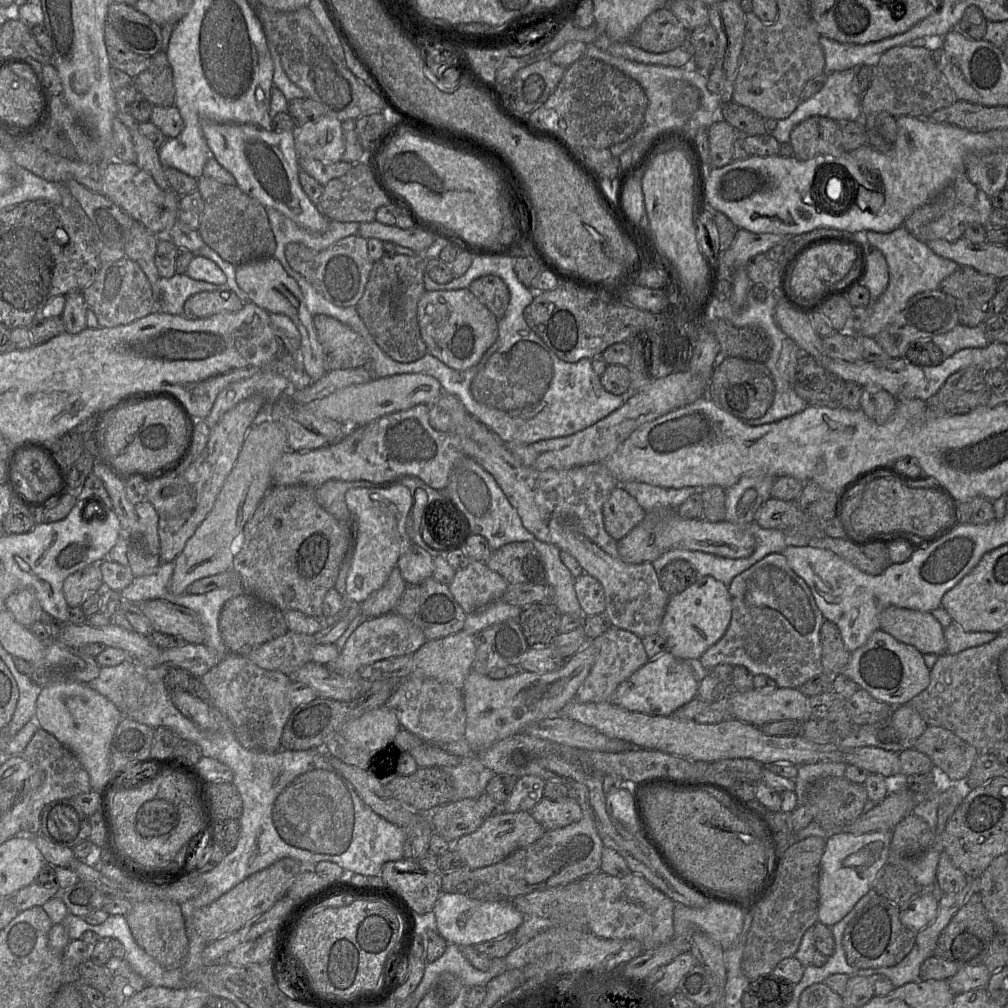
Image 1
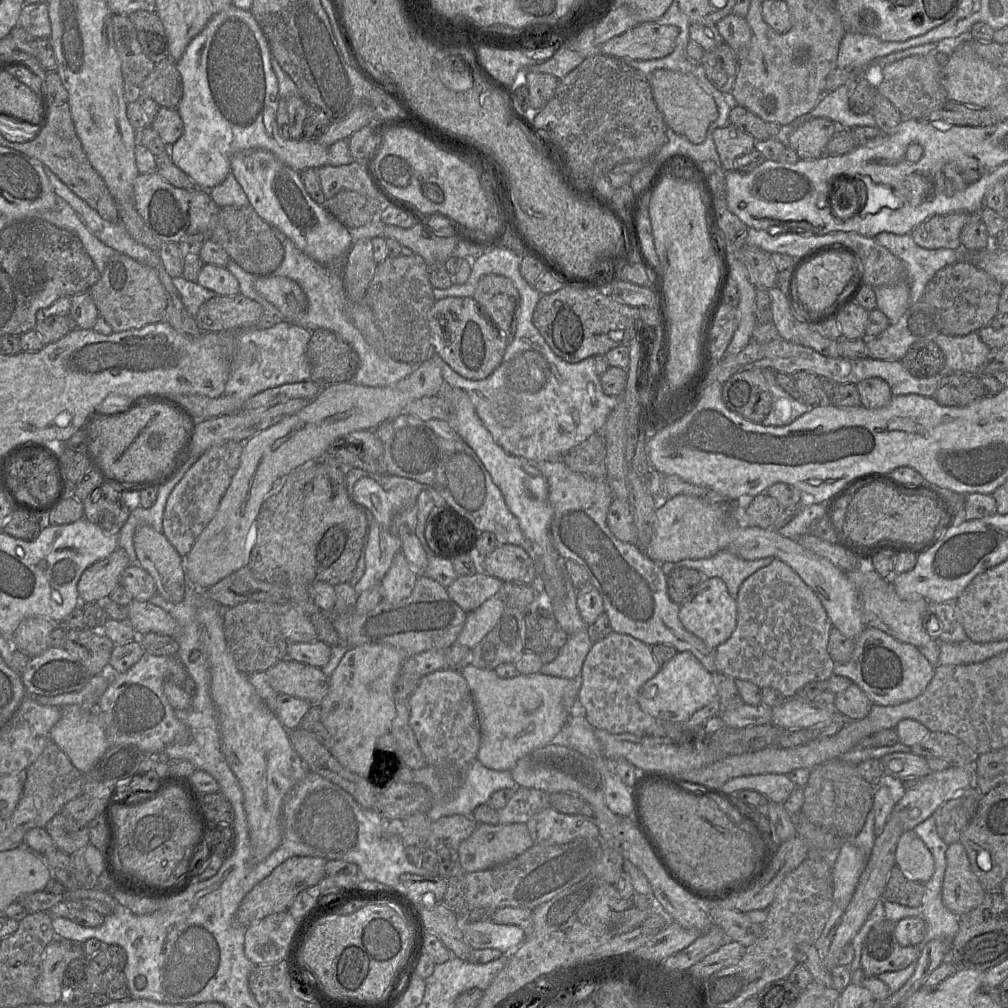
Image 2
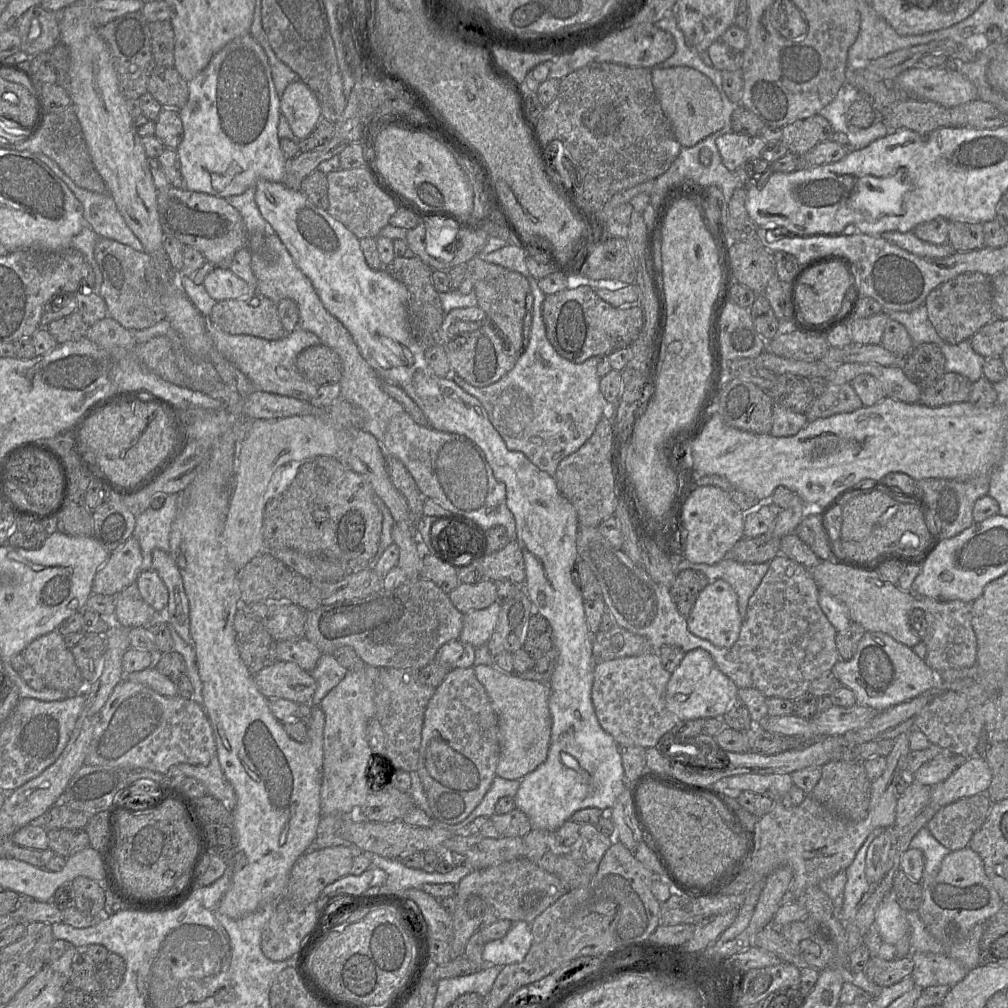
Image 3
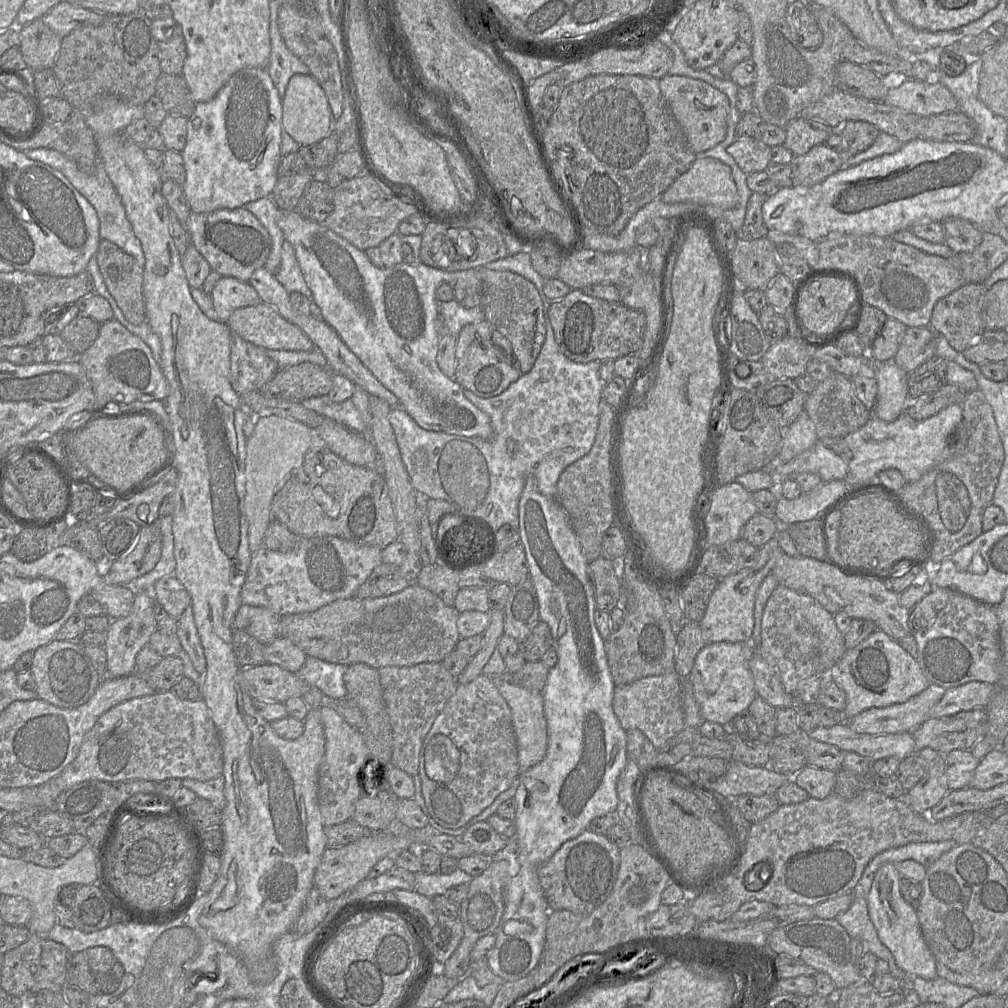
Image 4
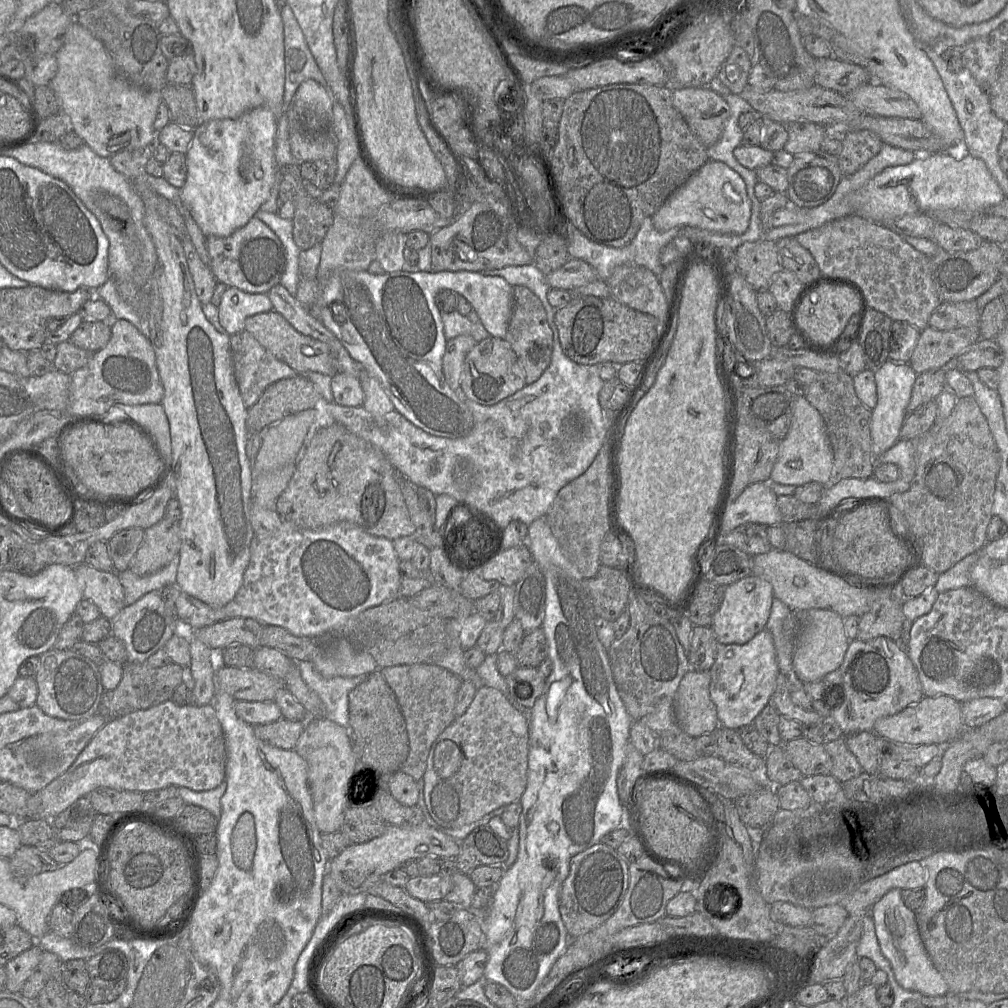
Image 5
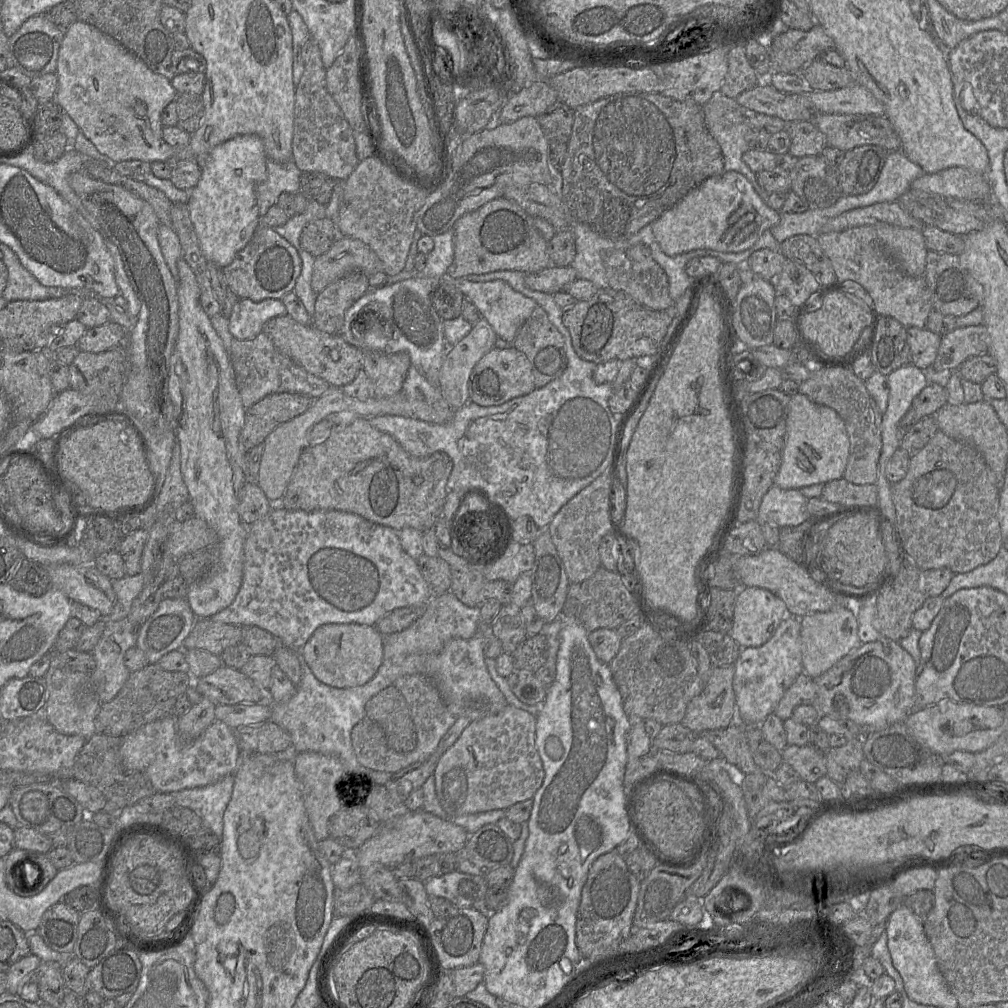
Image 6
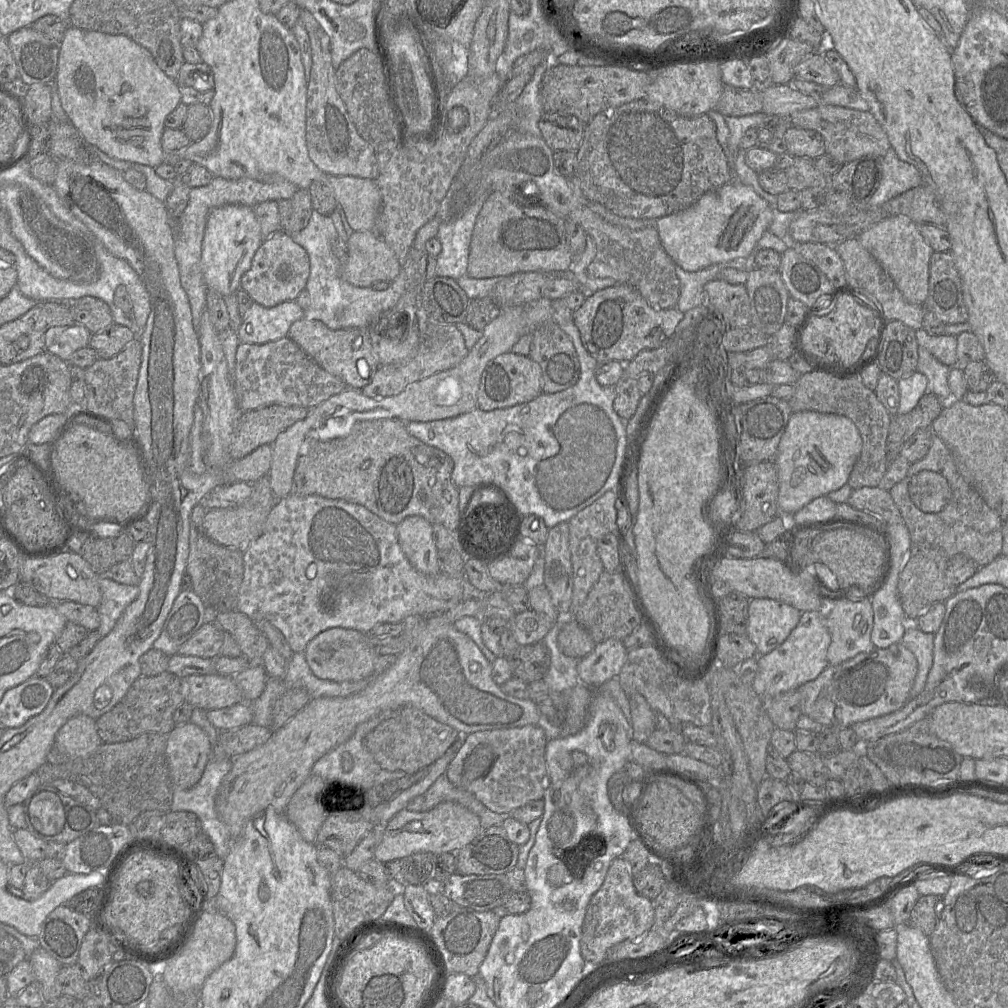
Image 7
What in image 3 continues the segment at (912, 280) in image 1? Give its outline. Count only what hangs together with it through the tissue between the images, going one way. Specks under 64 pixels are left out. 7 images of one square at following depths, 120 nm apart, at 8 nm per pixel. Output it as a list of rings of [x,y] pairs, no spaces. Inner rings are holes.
[[[889,231],[880,234],[880,236],[900,248],[920,257],[943,258],[956,252],[948,242],[941,245],[925,242],[919,239],[913,231]]]

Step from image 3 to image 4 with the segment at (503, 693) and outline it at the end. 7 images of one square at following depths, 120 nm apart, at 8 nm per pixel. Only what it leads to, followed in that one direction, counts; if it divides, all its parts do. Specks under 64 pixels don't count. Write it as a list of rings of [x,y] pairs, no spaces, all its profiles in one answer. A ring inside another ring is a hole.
[[[488,676],[511,710],[512,726],[517,744],[520,774],[538,764],[547,751],[547,724],[542,693],[533,692],[510,682],[509,676]]]

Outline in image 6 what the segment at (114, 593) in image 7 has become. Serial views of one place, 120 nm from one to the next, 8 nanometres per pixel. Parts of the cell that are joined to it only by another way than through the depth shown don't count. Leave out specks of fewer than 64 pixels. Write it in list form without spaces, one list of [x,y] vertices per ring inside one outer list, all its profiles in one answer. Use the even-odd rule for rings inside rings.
[[[139,572],[133,576],[111,579],[111,584],[115,592],[115,603],[110,615],[105,618],[108,622],[121,620],[128,615],[133,600],[143,589],[144,577]]]

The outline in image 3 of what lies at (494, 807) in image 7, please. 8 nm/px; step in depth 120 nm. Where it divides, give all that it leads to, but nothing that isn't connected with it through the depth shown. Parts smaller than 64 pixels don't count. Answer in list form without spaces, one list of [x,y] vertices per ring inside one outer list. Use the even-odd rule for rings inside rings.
[[[472,667],[450,669],[443,682],[435,688],[425,710],[419,749],[417,772],[432,818],[448,826],[464,821],[482,801],[497,776],[499,758],[498,718],[485,688],[477,680]]]

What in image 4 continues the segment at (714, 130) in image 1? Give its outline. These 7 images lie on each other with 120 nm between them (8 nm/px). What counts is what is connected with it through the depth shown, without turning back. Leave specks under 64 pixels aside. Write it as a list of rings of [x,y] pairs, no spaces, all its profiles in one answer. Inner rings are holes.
[[[738,138],[727,148],[727,152],[745,174],[765,171],[770,164],[771,147],[761,139]]]

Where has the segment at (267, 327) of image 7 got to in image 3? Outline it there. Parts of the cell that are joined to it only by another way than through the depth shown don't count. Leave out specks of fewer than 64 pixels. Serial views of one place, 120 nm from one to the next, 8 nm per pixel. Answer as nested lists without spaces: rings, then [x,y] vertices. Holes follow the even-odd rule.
[[[214,267],[206,275],[203,286],[215,301],[240,299],[255,292],[244,280],[227,267]]]

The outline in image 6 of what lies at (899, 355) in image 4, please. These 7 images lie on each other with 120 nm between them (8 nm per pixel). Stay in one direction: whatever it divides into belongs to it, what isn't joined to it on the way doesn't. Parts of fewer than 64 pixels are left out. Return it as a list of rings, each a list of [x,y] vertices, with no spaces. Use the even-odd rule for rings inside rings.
[[[983,324],[956,327],[941,336],[937,356],[932,368],[937,371],[956,371],[970,357],[989,351],[989,335]]]

